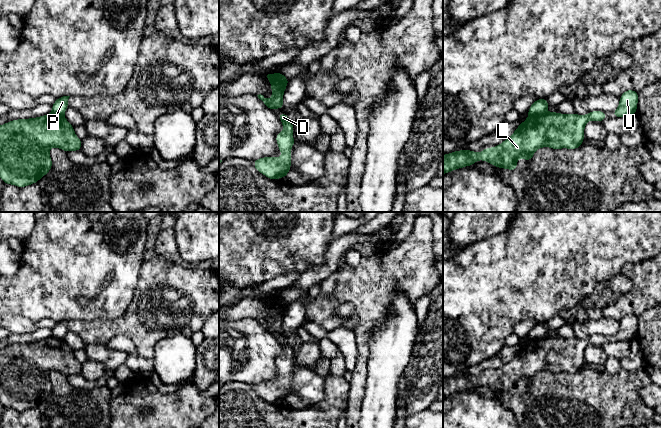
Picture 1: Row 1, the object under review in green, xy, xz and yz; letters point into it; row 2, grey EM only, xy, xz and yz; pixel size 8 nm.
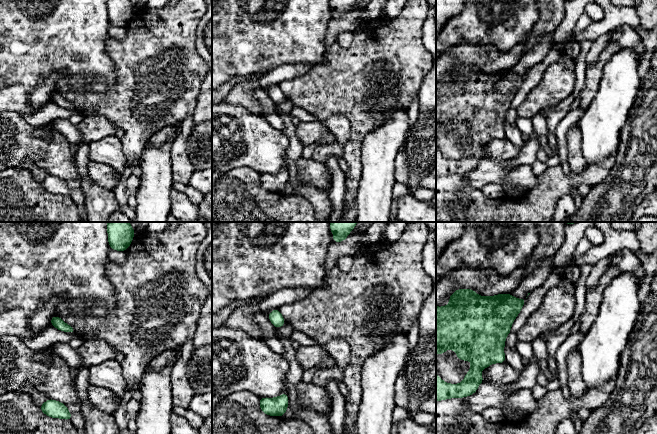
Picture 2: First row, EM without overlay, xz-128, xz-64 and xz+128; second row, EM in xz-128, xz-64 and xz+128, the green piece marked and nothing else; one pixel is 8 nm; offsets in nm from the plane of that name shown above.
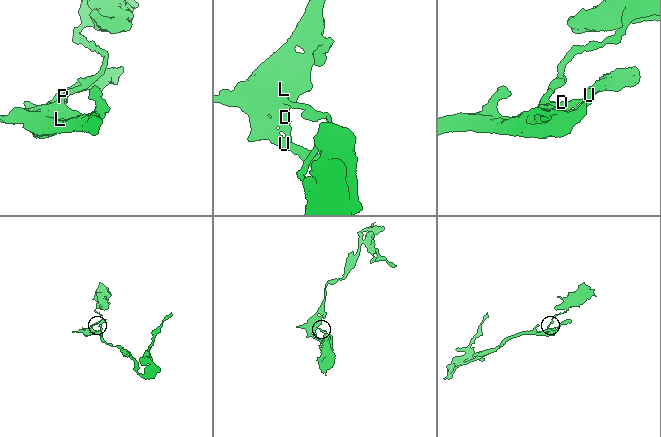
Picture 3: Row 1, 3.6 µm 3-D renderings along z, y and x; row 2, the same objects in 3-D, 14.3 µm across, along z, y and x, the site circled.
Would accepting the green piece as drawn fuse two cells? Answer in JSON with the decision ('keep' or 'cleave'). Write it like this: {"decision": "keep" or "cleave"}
{"decision": "cleave"}

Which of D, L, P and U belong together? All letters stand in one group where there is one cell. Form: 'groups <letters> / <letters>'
groups D L U / P

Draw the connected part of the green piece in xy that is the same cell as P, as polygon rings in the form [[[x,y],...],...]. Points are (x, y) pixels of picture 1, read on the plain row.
[[[63,320],[56,323],[55,327],[52,329],[53,337],[63,339],[66,333],[68,332],[68,323],[70,320]]]

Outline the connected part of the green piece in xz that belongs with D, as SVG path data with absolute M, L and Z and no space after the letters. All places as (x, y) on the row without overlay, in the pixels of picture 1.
M287 337L278 338L277 340L282 345L283 352L285 354L276 359L276 365L279 374L282 376L282 381L263 381L254 384L255 393L271 404L285 402L286 398L290 396L290 373L296 367L292 360L292 356L295 351L288 345Z

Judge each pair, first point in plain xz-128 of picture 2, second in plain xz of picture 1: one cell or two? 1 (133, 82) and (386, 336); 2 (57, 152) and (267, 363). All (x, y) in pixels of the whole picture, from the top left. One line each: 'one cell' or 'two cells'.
1: two cells
2: one cell

